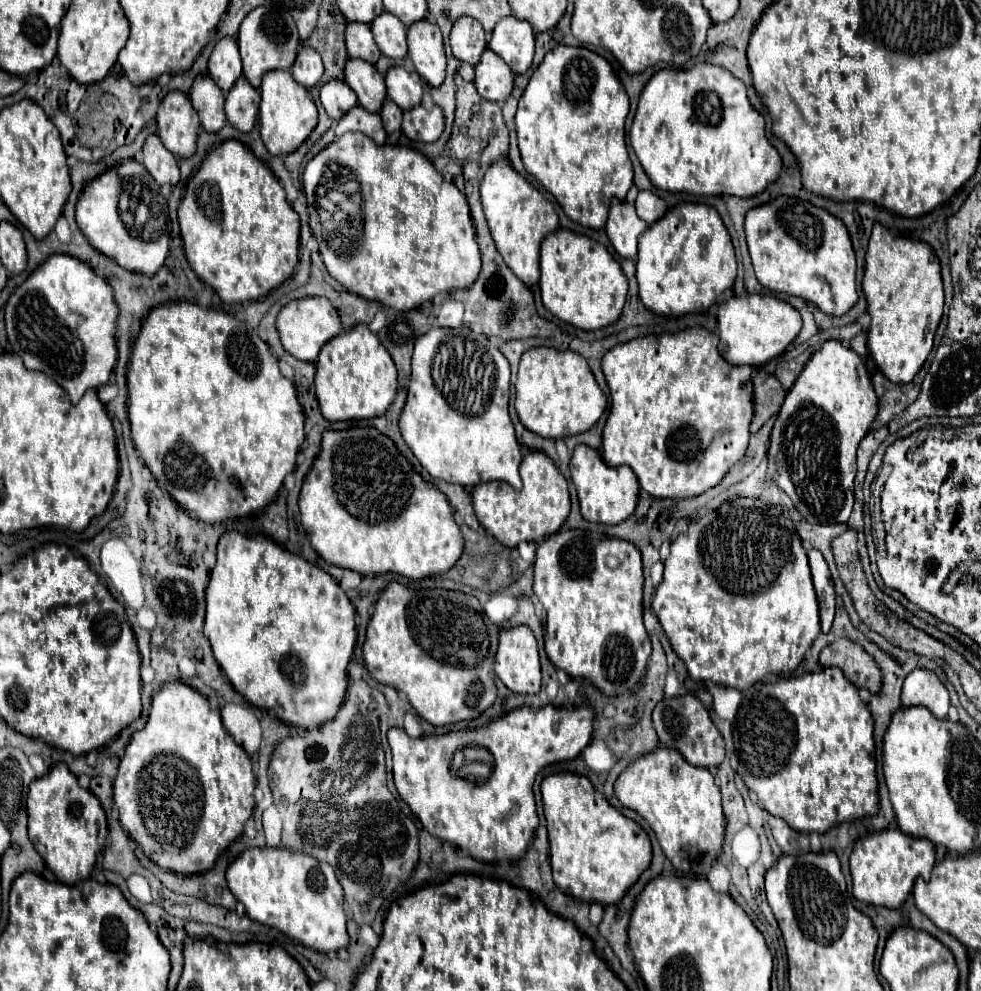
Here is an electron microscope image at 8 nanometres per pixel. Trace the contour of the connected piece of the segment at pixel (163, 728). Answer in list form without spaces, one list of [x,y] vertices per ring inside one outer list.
[[[172,681],[154,693],[144,729],[136,731],[126,745],[114,781],[114,805],[118,807],[122,827],[156,865],[184,875],[204,873],[244,831],[244,823],[254,809],[254,785],[250,757],[224,729],[220,713],[188,683]]]

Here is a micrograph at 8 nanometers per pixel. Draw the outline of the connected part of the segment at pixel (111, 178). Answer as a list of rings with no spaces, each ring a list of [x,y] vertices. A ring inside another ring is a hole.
[[[124,159],[118,165],[108,167],[106,171],[102,171],[84,185],[76,203],[76,223],[92,247],[116,259],[116,263],[128,271],[154,275],[166,261],[170,245],[168,203],[166,197],[160,193],[160,185],[152,179],[152,175],[144,169],[144,165],[134,159]]]

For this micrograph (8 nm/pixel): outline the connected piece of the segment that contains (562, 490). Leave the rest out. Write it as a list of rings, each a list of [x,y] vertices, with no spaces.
[[[530,451],[520,465],[524,487],[516,491],[508,483],[480,483],[472,489],[472,503],[478,521],[506,547],[522,541],[542,541],[554,535],[570,513],[570,493],[566,479],[560,475],[552,459],[544,451]]]

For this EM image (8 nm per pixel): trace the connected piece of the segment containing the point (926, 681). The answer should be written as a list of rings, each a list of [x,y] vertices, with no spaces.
[[[918,667],[904,681],[902,705],[904,707],[924,705],[936,717],[944,719],[948,715],[948,707],[950,707],[950,693],[934,671]]]

